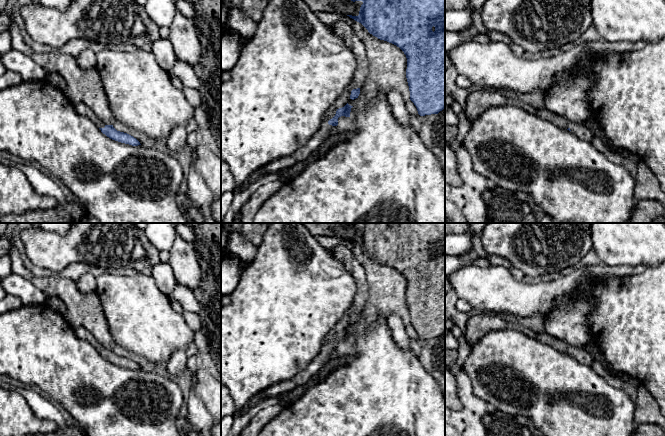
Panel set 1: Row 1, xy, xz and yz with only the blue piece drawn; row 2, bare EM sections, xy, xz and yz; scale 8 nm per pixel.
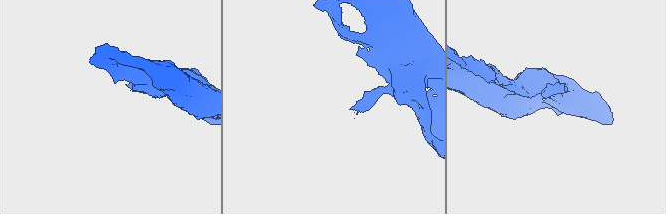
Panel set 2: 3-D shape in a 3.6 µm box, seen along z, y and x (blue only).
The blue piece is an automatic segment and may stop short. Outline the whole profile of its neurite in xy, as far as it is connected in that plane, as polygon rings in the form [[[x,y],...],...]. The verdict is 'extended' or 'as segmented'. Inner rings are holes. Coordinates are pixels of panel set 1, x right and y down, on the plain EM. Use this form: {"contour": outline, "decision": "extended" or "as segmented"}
{"contour": [[[84,327],[74,328],[74,333],[79,339],[90,343],[101,354],[101,356],[110,363],[121,367],[129,368],[132,370],[141,369],[140,366],[133,360],[124,356],[117,355],[113,351],[113,349],[106,349],[105,347],[103,347],[92,335],[92,333],[89,332],[86,328]]], "decision": "extended"}

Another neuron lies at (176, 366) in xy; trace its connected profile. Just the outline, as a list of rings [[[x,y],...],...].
[[[176,350],[169,361],[165,364],[167,371],[170,375],[182,375],[187,369],[187,354],[185,350]]]

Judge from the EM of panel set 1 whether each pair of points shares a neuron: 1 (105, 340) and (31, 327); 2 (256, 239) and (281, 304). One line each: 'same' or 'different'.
1: different
2: different

